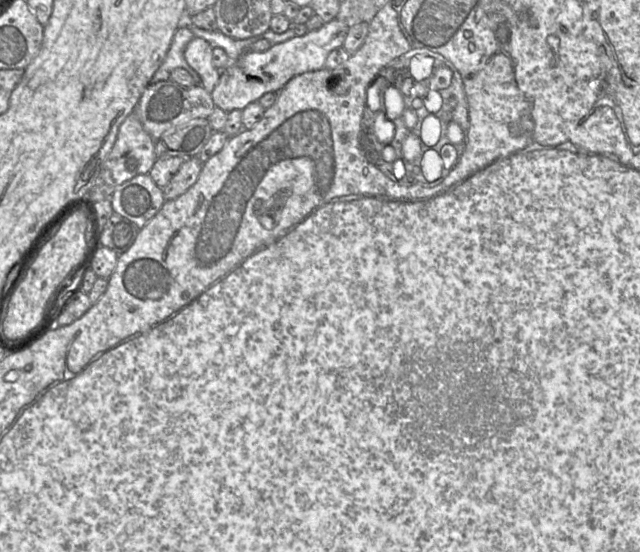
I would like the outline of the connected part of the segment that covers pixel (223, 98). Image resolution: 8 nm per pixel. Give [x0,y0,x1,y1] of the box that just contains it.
[211,19,349,113]

